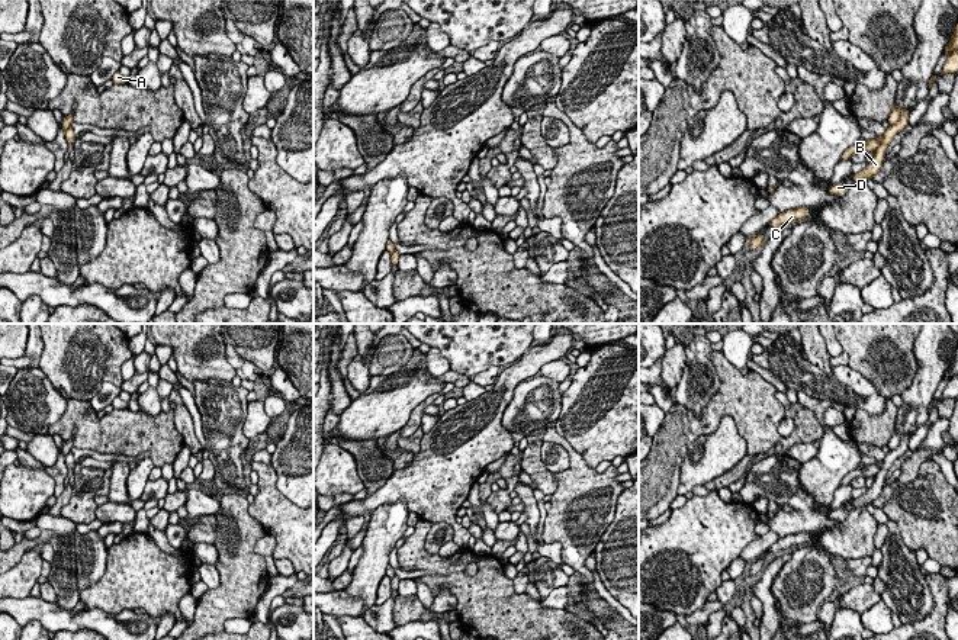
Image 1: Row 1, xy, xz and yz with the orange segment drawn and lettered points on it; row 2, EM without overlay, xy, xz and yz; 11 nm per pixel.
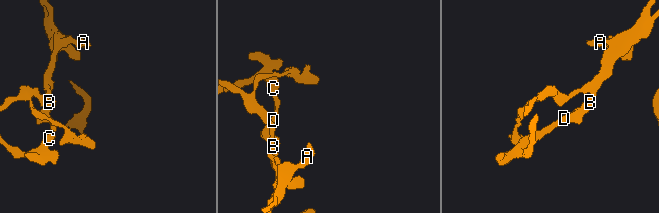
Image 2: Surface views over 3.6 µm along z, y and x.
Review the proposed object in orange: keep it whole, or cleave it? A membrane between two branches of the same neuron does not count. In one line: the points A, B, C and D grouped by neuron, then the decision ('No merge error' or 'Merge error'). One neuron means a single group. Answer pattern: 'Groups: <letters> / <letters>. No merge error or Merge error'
Groups: A / B C D. Merge error

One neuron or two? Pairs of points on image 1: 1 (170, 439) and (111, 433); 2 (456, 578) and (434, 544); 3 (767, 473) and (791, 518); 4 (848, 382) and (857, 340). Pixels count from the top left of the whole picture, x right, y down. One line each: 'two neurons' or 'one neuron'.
1: one neuron
2: two neurons
3: one neuron
4: two neurons

